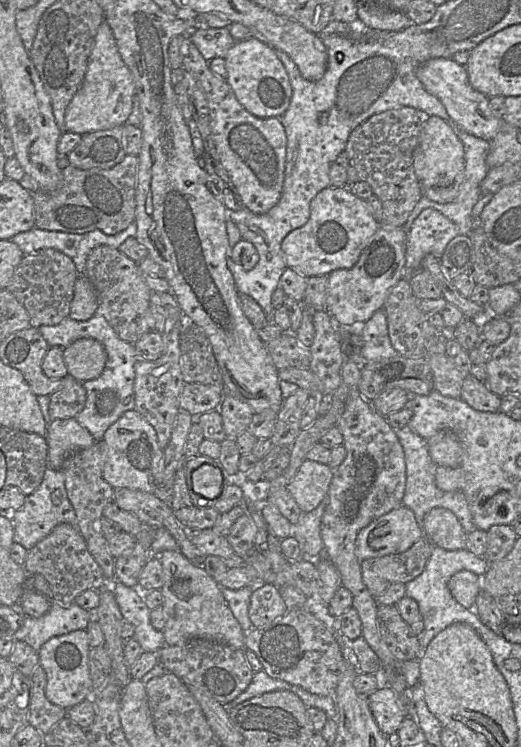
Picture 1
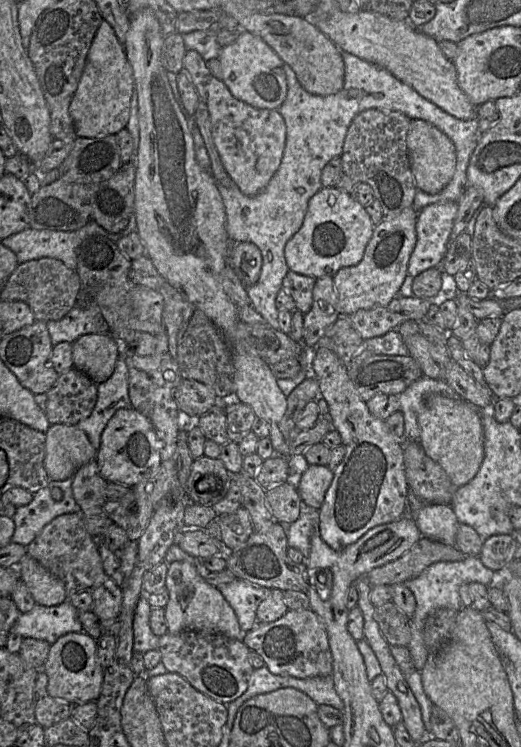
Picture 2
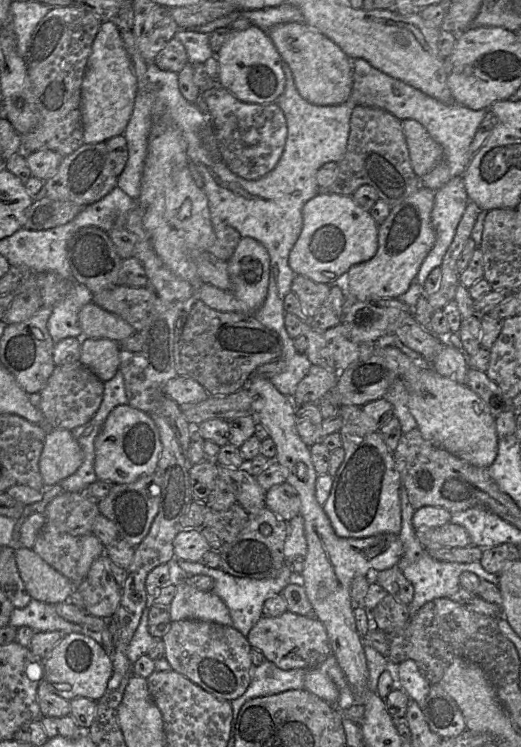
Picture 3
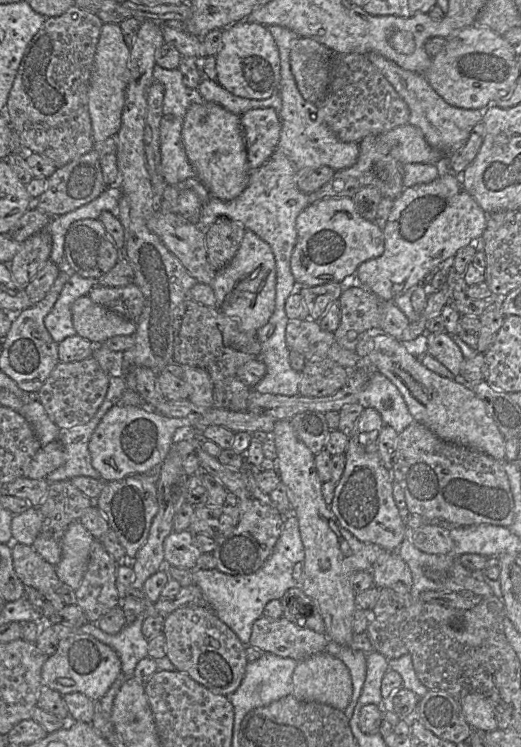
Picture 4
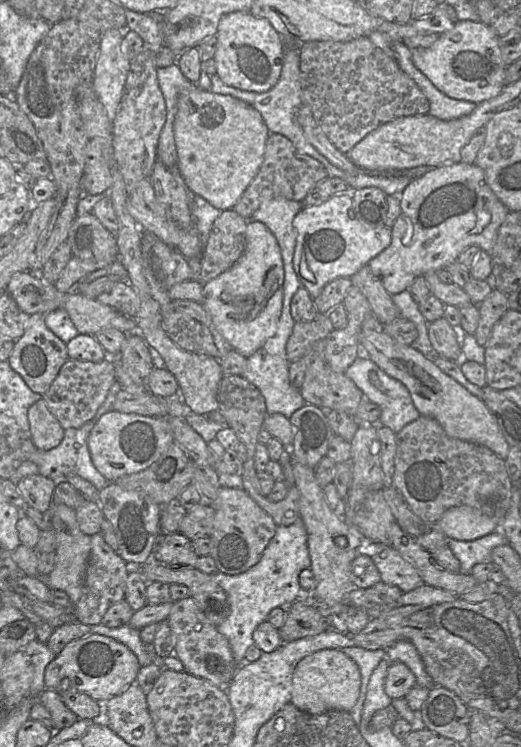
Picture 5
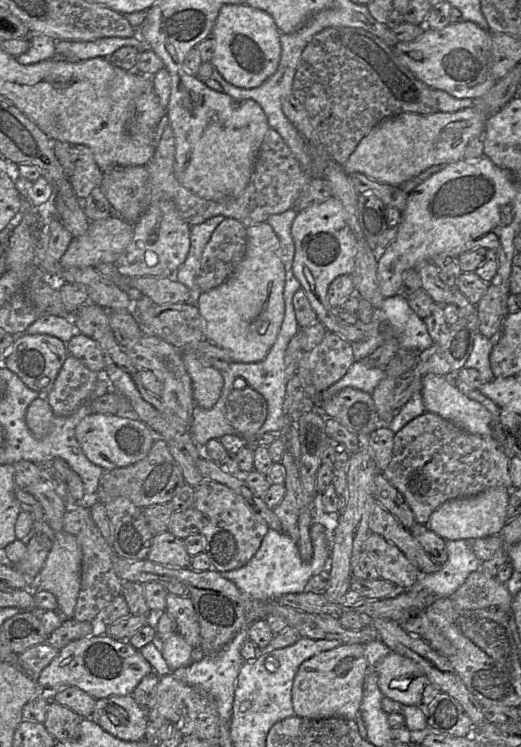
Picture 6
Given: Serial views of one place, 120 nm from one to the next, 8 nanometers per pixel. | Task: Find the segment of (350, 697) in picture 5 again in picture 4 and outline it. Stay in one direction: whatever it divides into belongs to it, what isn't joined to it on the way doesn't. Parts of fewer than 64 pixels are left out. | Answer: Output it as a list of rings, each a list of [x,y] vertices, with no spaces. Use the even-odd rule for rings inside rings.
[[[326,651],[300,661],[294,670],[292,681],[292,695],[301,701],[319,702],[344,711],[352,699],[353,684],[348,668],[340,659]]]

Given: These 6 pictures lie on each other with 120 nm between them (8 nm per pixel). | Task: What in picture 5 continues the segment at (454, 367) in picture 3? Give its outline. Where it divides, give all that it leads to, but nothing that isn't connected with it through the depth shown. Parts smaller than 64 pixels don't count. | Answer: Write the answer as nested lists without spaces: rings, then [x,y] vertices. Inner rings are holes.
[[[443,317],[428,324],[428,338],[438,356],[451,361],[461,359],[461,347],[457,341],[459,329],[459,325],[452,327]]]

